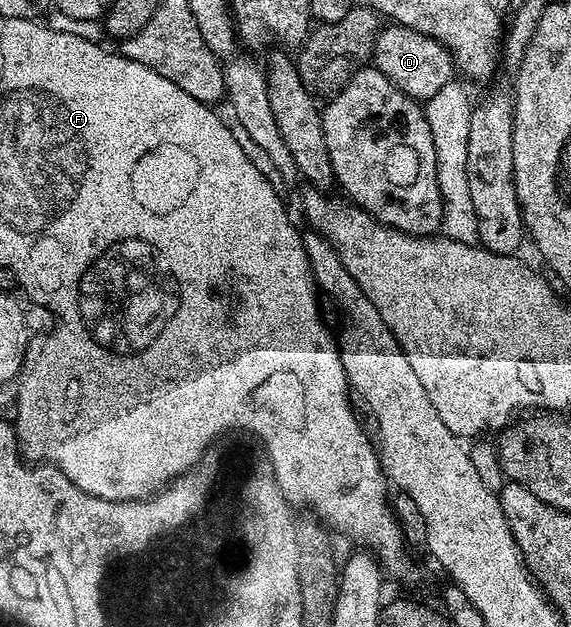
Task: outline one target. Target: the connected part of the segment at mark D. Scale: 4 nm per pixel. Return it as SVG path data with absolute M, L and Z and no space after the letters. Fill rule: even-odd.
M387 25L374 36L375 59L373 65L401 93L405 93L416 101L425 101L433 97L445 84L452 82L457 68L451 61L451 56L445 47L425 33L417 33L412 27ZM391 26L391 27L387 27Z

